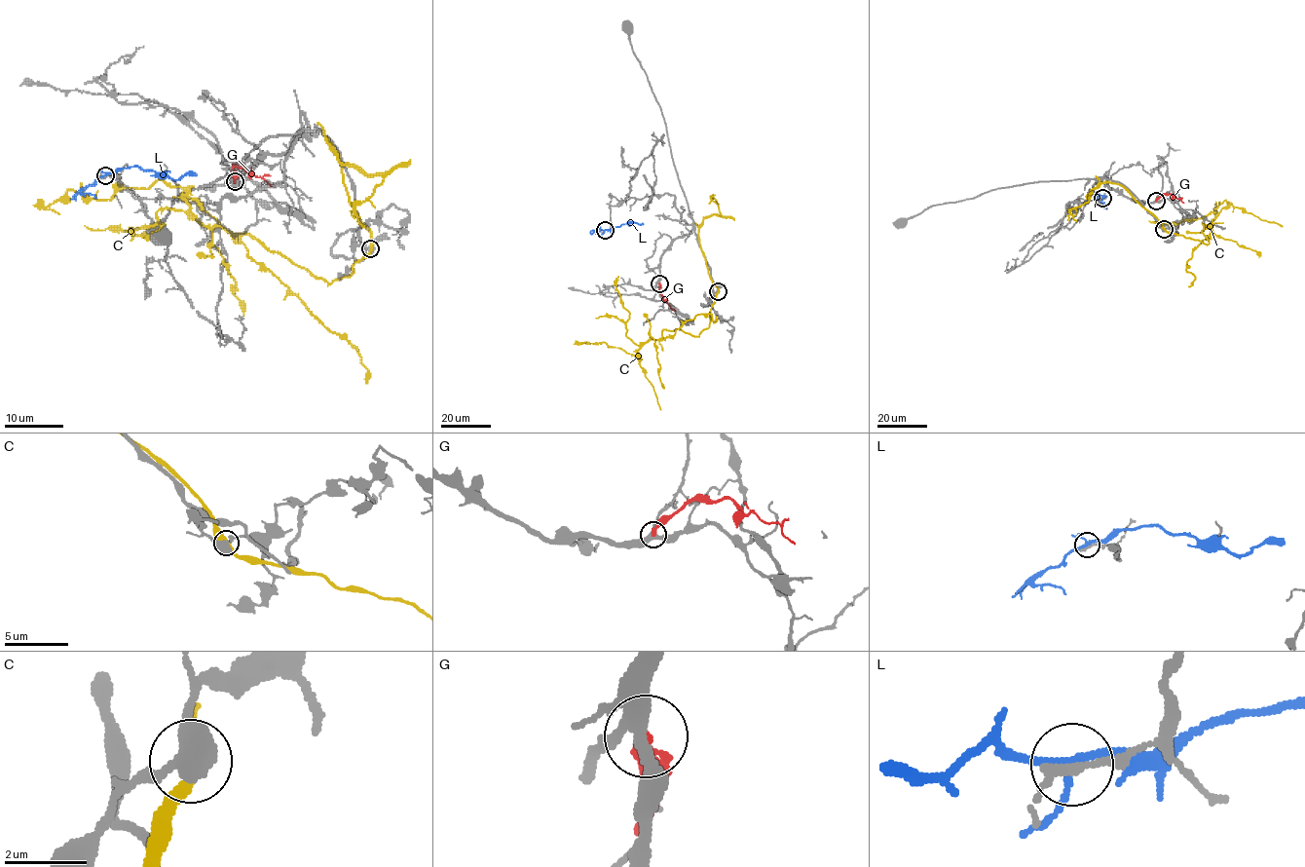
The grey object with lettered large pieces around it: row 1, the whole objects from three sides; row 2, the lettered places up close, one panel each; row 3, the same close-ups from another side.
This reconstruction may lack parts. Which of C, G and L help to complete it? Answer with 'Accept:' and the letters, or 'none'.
Accept: L

